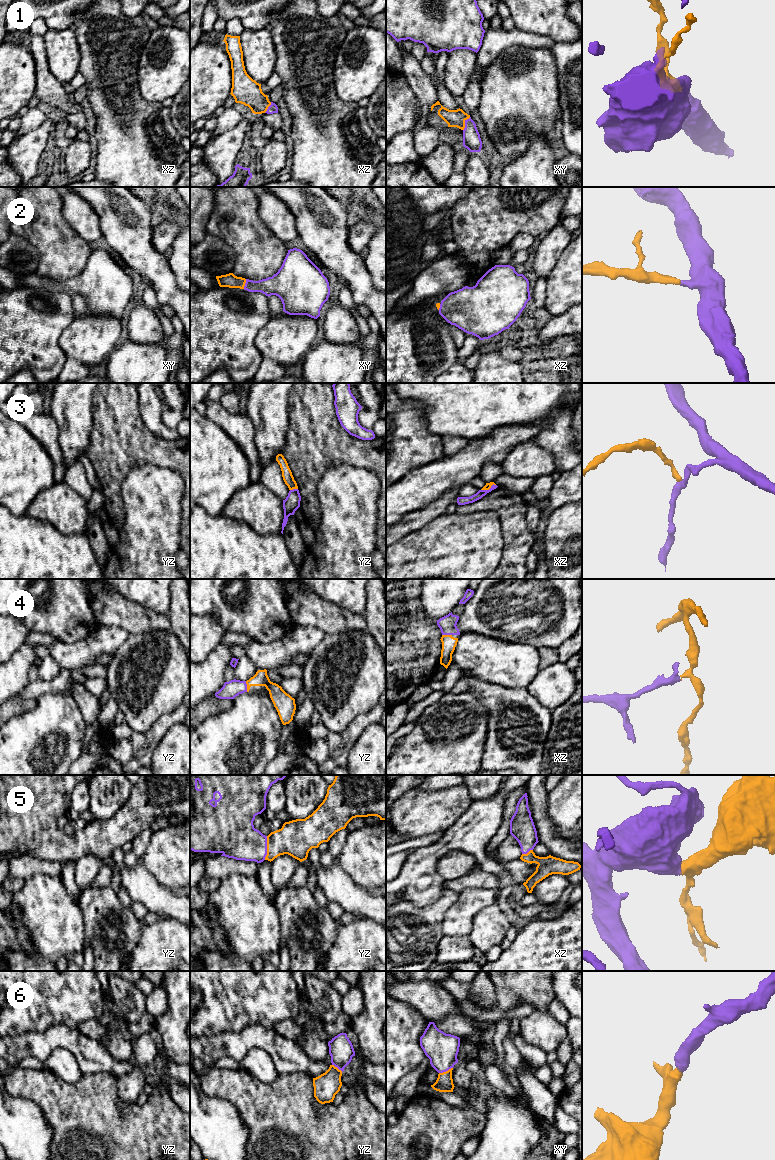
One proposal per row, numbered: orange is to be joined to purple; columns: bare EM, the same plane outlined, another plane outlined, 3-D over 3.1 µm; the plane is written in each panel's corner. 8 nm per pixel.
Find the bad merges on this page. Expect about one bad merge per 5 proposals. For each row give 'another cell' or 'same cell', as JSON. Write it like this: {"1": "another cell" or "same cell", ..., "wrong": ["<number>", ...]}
{"1": "same cell", "2": "same cell", "3": "another cell", "4": "same cell", "5": "same cell", "6": "same cell", "wrong": ["3"]}

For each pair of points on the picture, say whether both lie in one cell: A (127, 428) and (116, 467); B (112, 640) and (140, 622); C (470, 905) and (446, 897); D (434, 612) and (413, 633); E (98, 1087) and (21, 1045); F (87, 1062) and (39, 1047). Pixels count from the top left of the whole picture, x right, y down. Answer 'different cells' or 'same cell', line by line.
A: same cell
B: different cells
C: different cells
D: different cells
E: different cells
F: same cell

